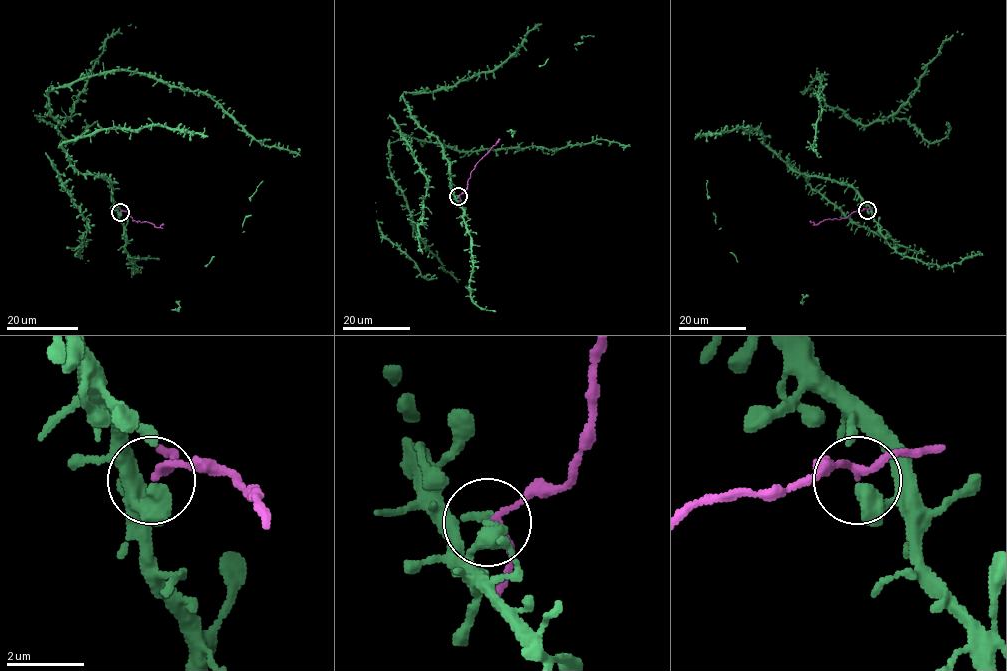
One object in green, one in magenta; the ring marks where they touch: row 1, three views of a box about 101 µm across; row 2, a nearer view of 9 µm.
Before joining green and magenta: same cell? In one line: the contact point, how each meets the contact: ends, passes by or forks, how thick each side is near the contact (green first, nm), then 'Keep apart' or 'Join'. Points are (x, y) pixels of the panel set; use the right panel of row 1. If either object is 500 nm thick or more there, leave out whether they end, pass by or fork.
Place: (867, 210). Thickness 500 nm (green) against 150 nm. Keep apart

